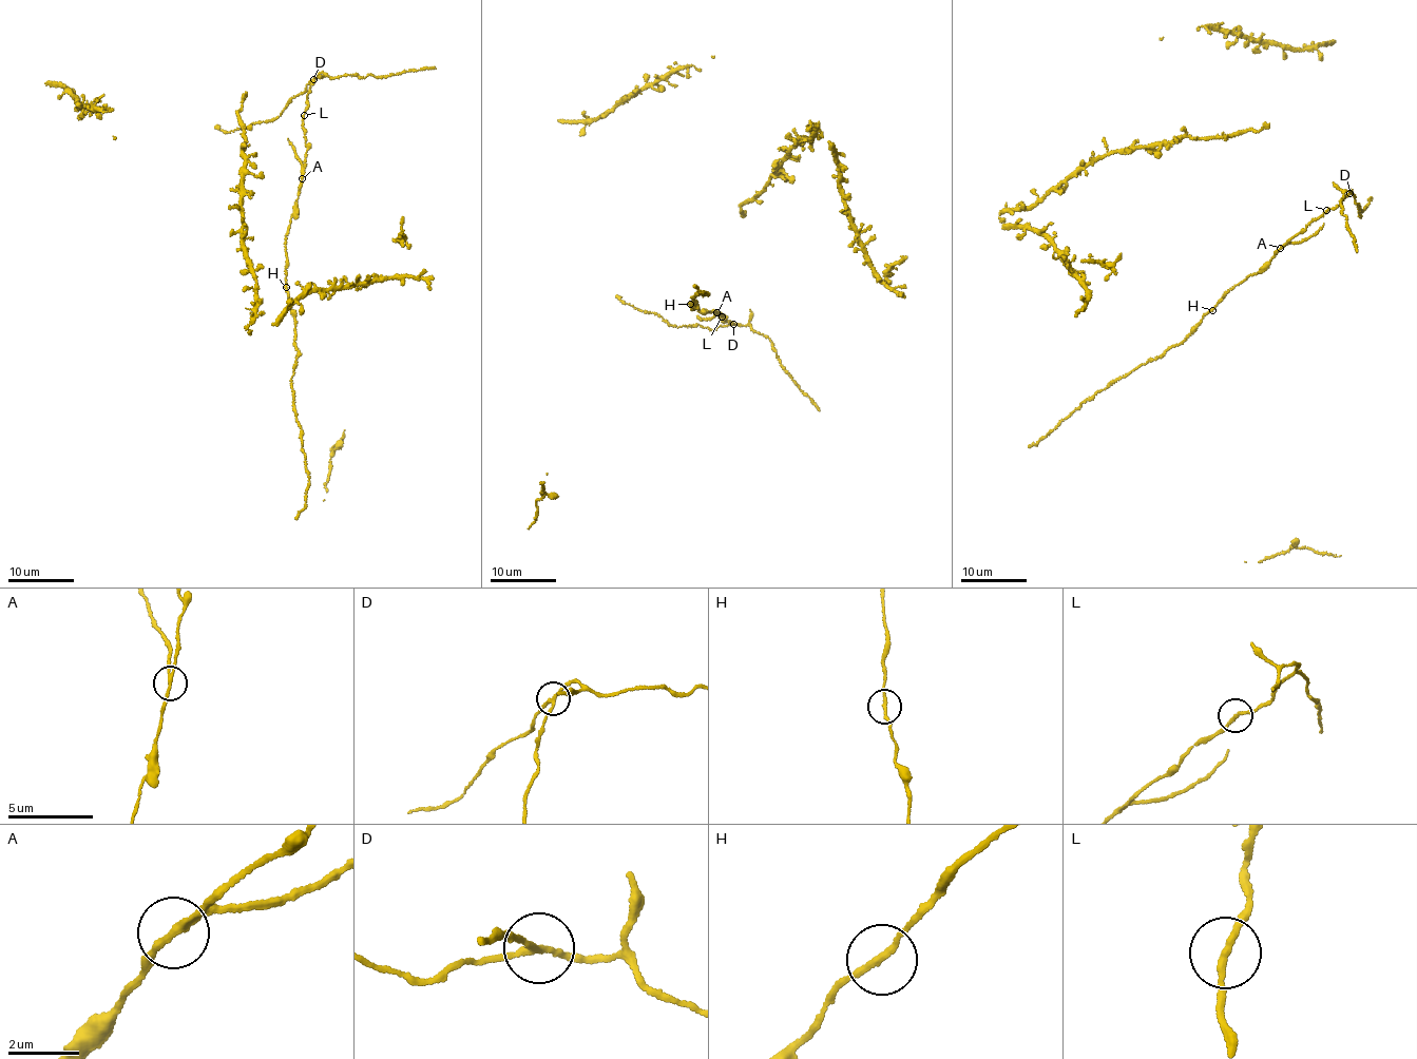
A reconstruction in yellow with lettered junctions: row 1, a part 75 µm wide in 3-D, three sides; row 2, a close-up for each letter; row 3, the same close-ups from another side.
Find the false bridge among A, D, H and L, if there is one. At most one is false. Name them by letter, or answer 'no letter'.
D

